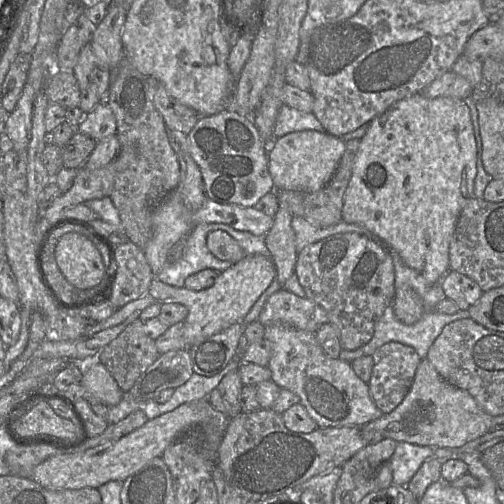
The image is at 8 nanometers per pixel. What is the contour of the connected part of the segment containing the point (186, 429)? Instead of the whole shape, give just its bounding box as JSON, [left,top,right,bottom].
[31,399,229,490]

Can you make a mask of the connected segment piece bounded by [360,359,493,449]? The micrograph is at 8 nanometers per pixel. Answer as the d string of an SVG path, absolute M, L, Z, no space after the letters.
M427 359L417 367L404 400L390 413L360 428L379 432L384 438L434 448L457 449L489 432L493 417L486 413L466 390L446 382Z

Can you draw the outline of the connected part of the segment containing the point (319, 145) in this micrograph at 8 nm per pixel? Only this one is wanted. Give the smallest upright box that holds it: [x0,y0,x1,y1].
[265,130,346,193]

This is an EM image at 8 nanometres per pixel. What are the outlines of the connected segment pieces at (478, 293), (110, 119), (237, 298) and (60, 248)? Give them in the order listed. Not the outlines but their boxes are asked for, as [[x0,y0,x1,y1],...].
[[440,271,484,311],[77,102,116,141],[148,254,276,349],[55,232,107,289]]

